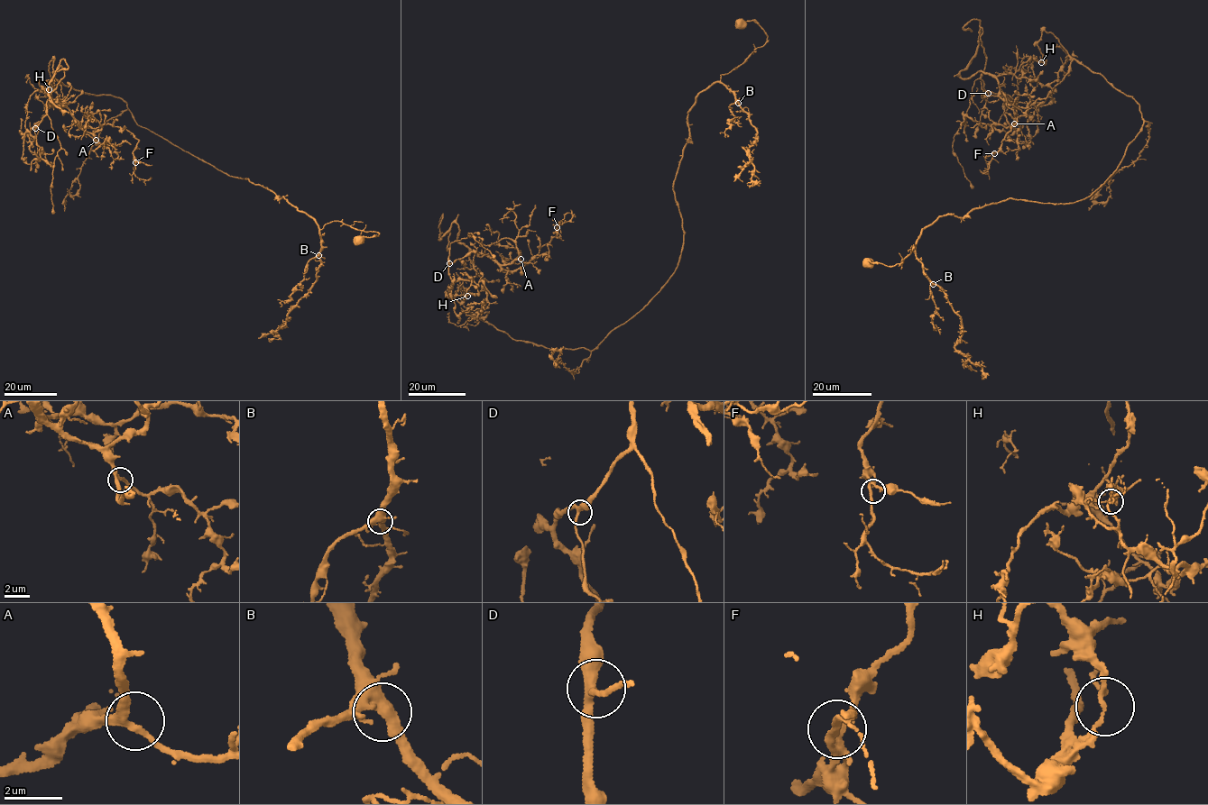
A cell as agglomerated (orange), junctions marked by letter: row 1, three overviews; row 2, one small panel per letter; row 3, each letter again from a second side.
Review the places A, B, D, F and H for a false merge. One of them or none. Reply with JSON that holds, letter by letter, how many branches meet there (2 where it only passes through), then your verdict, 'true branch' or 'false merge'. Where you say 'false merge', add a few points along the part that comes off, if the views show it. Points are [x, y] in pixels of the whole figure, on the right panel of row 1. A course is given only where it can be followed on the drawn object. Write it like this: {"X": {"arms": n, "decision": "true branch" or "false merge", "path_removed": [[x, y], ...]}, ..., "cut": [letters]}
{"A": {"arms": 3, "decision": "true branch"}, "B": {"arms": 3, "decision": "true branch"}, "D": {"arms": 3, "decision": "true branch"}, "F": {"arms": 3, "decision": "true branch"}, "H": {"arms": 3, "decision": "false merge", "path_removed": [[1041, 62], [1023, 58], [1019, 77], [960, 72], [981, 27], [985, 89], [1037, 103], [1037, 132], [1023, 149]]}, "cut": ["H"]}

